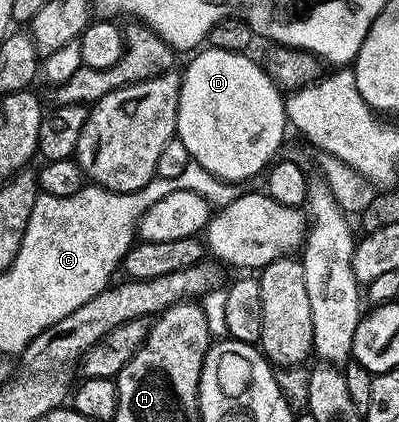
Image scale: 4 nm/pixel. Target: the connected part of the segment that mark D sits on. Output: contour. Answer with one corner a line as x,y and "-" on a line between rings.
210,47
204,48
202,51
196,52
195,57
191,61
191,66
187,70
182,70
181,76
183,86
181,87
181,107
177,115
177,141
183,144
185,152
191,156
190,160
201,166
207,173
212,173
219,181
224,183
236,183
235,181
251,181
254,177
262,178
267,170
271,168
273,162
280,156
279,148
283,145
283,140
287,137
287,129
289,130
289,122
287,120
287,102
285,100
284,90
276,85
262,64
259,65
247,53
230,53
229,51
221,51

